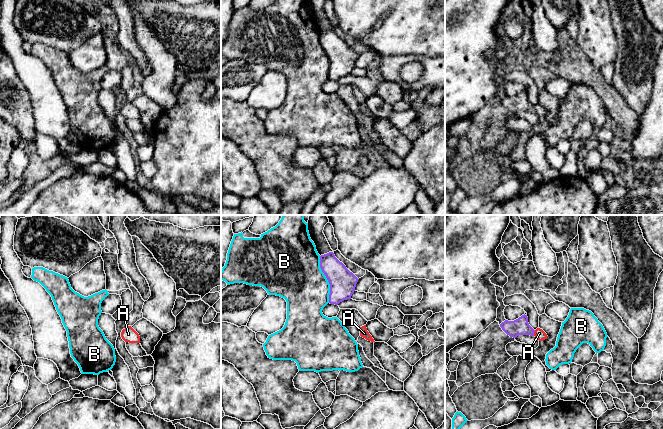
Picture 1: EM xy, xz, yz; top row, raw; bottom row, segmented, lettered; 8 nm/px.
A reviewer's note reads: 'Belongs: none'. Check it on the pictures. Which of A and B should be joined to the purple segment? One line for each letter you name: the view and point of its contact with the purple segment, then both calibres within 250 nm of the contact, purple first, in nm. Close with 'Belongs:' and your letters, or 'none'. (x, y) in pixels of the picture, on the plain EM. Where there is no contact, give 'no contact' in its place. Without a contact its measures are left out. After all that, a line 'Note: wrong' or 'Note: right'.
A: meets purple in yz at (533, 109); 140 nm thick on the purple side, 80 nm on the other
Belongs: A
Note: wrong

